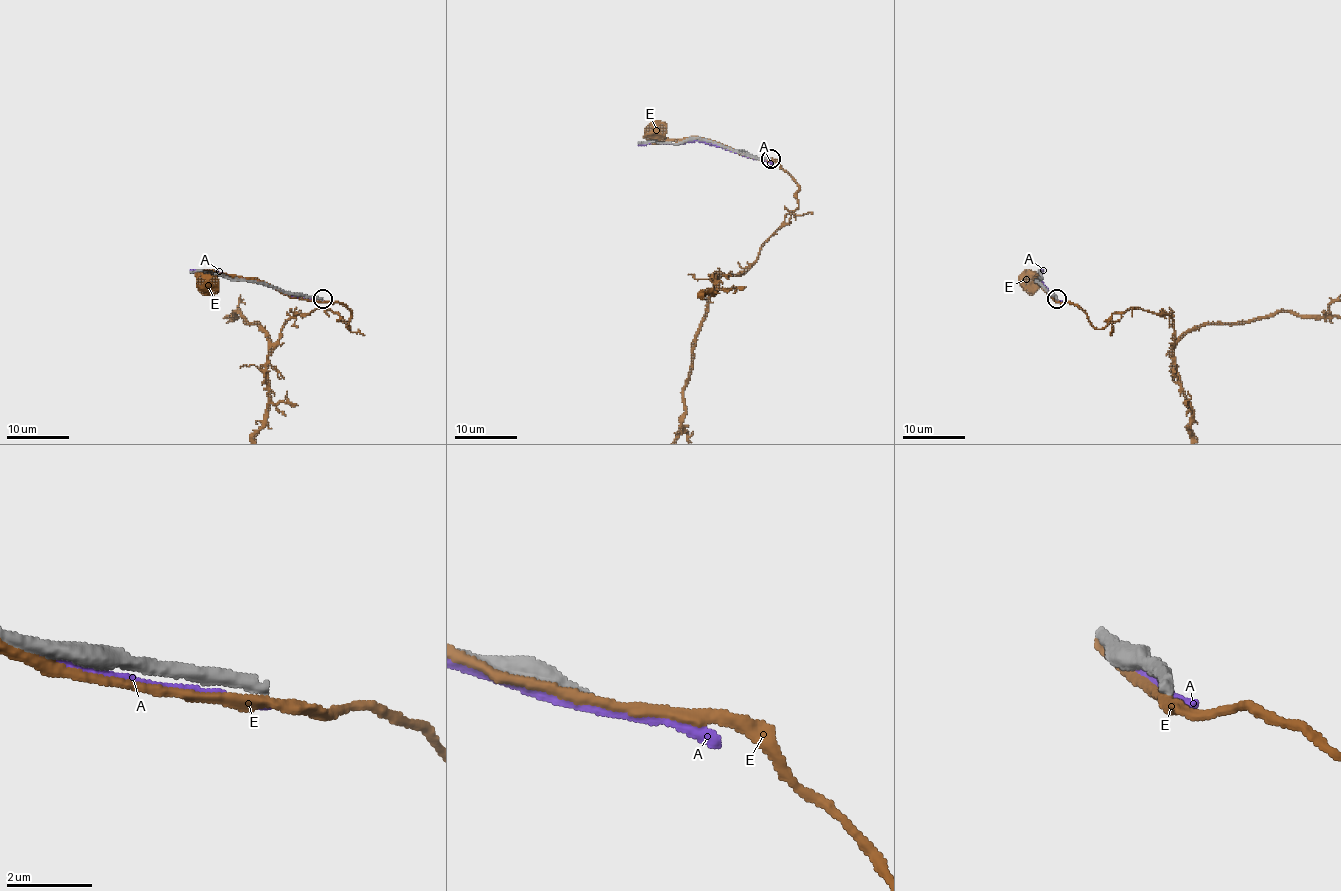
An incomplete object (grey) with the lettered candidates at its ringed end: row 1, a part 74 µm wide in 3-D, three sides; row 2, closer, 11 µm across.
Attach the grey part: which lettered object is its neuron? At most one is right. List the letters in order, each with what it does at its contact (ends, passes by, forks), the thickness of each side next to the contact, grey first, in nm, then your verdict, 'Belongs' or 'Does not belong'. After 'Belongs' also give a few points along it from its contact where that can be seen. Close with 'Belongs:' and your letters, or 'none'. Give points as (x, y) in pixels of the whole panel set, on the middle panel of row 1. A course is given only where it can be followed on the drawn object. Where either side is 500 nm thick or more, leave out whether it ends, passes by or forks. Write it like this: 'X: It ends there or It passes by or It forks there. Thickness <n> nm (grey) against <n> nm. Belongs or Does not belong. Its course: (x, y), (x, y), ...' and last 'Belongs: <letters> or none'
A: It passes by. Thickness 320 nm (grey) against 240 nm. Does not belong
E: It passes by. Thickness 340 nm (grey) against 280 nm. Does not belong
Belongs: none

